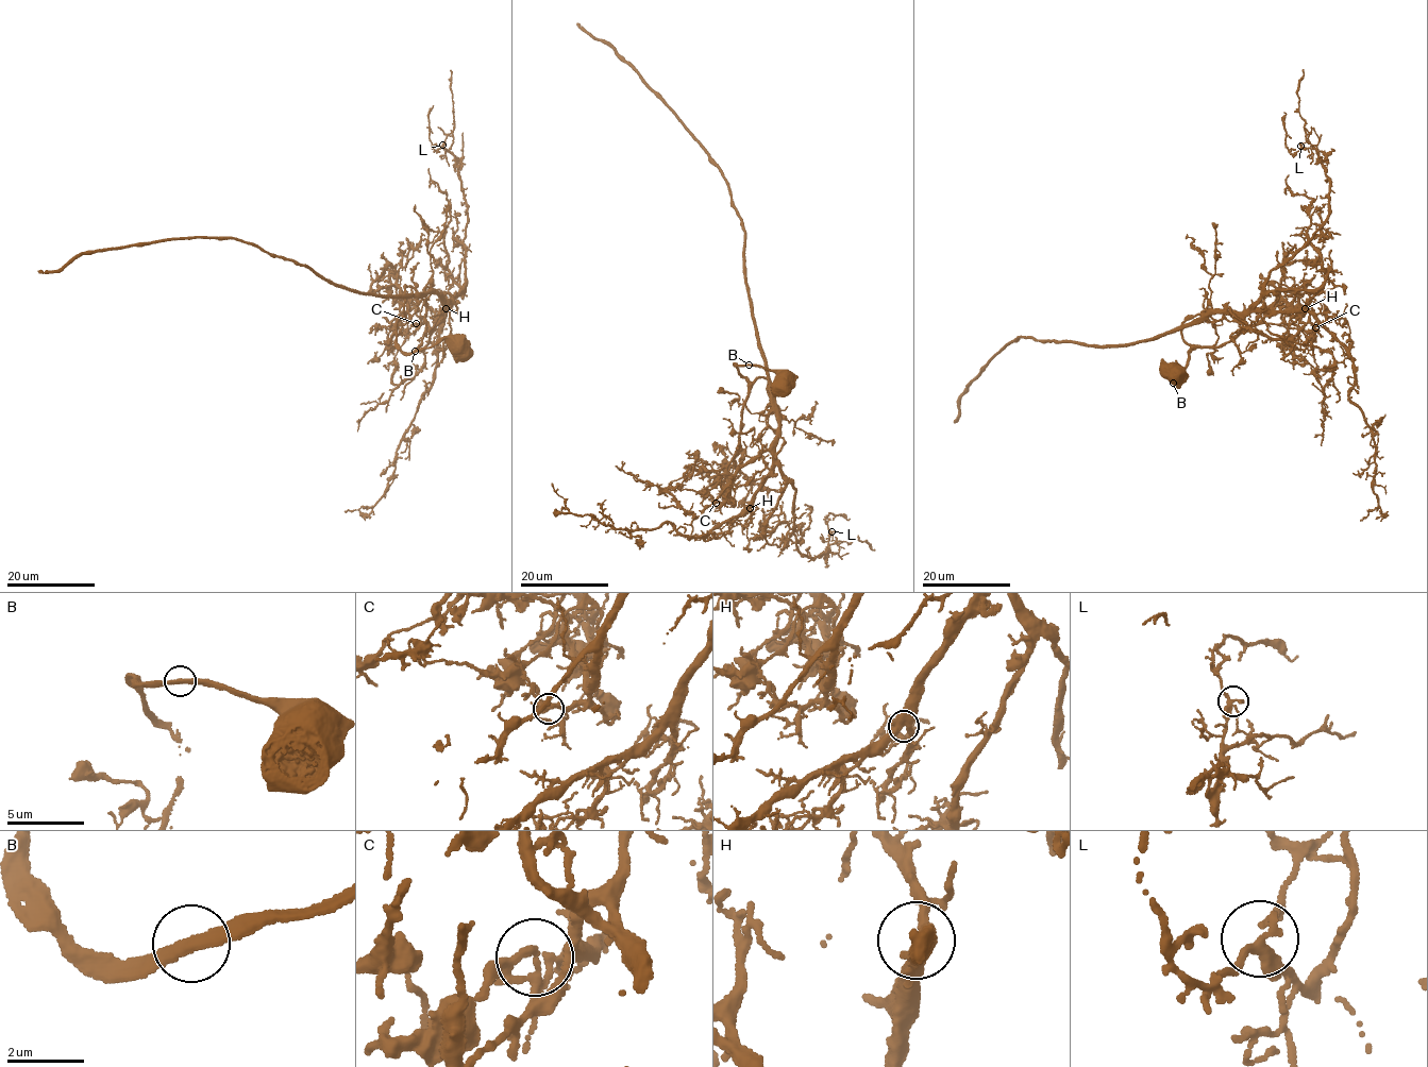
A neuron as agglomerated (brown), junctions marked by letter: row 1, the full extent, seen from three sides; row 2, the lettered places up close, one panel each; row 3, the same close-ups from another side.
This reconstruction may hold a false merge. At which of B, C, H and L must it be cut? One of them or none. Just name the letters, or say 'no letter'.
C

